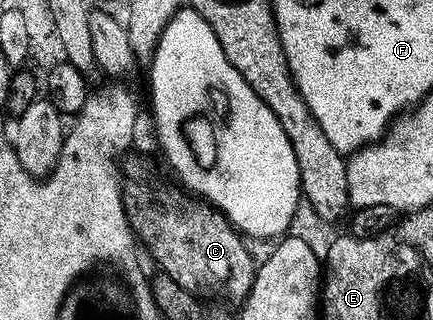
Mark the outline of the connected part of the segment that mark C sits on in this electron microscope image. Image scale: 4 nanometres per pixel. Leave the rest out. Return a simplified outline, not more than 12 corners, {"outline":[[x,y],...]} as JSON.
{"outline":[[124,156],[138,244],[185,291],[243,303],[257,266],[218,209]]}

